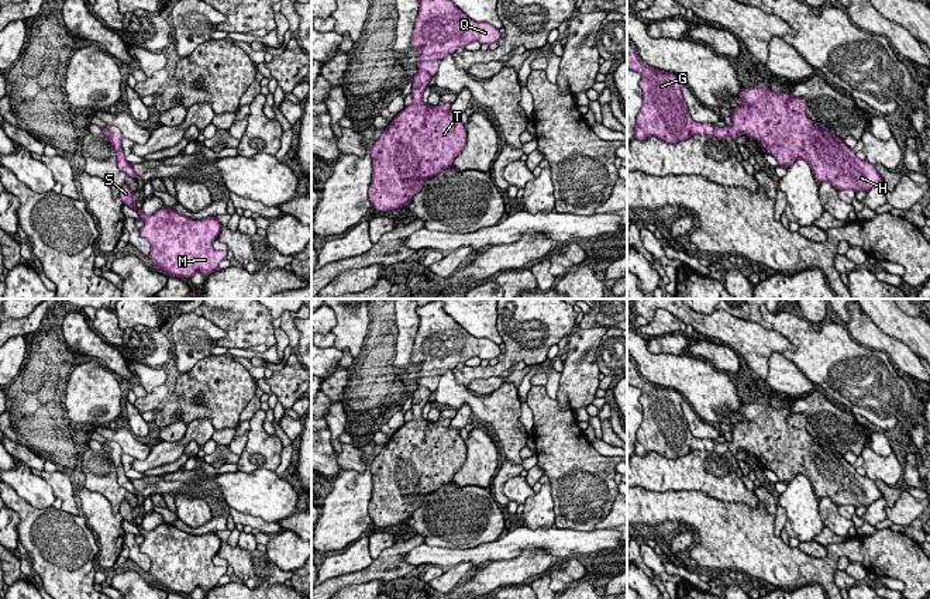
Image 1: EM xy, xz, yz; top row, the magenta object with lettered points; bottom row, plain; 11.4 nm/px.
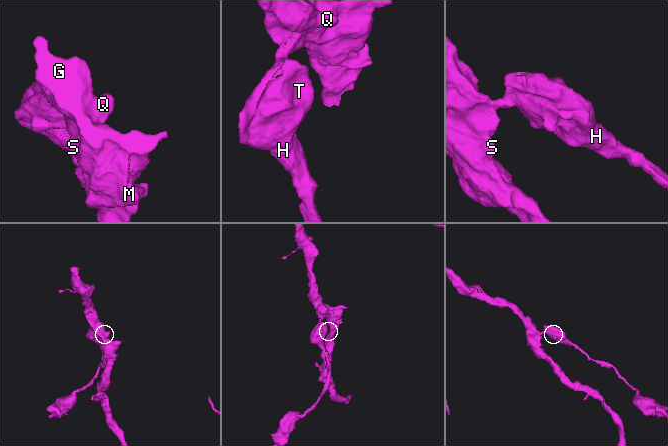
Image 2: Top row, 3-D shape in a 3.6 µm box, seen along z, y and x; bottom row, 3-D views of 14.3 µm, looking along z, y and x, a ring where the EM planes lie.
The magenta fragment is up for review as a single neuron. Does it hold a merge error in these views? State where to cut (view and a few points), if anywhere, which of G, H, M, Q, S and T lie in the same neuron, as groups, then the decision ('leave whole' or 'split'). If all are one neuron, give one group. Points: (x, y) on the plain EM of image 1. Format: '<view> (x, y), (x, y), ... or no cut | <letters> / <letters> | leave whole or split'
xz (419, 385), (423, 385), (431, 393) | G M Q S / H T | split

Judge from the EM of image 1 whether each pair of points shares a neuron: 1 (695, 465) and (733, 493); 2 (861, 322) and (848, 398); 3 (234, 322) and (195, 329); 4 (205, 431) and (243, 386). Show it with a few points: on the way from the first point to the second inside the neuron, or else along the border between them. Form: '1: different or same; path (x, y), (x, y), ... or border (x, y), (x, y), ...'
1: same; path (701, 475), (712, 486), (723, 486)
2: different; border (844, 324), (848, 331)
3: different; border (202, 316), (224, 331), (226, 334), (217, 344)
4: different; border (188, 426), (196, 419), (207, 417), (214, 430)

